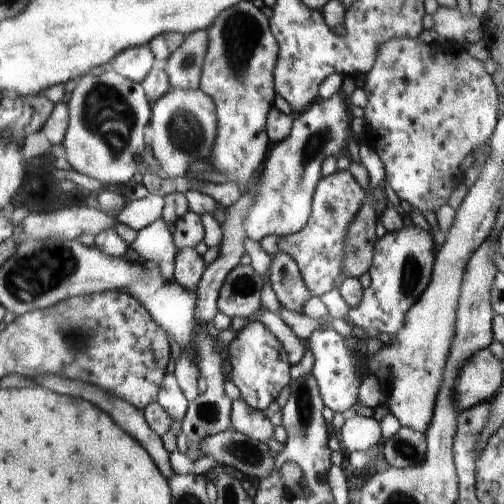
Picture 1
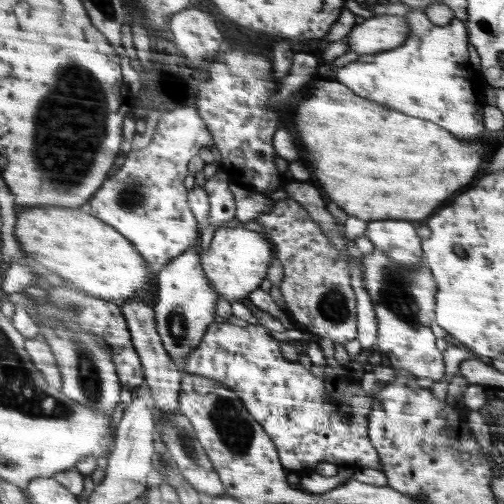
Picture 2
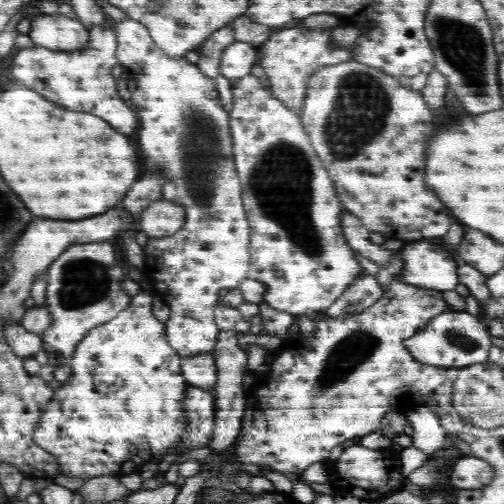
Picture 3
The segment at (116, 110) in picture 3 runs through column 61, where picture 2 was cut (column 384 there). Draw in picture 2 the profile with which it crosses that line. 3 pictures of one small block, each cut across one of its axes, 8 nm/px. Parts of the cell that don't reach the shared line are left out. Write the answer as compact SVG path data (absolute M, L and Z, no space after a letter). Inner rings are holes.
M421 8L411 12L407 22L411 24L411 38L401 48L381 54L363 54L357 62L339 68L337 80L363 98L437 122L459 138L485 134L485 78L469 62L469 30L465 30L459 20L437 26L427 18L427 10Z

